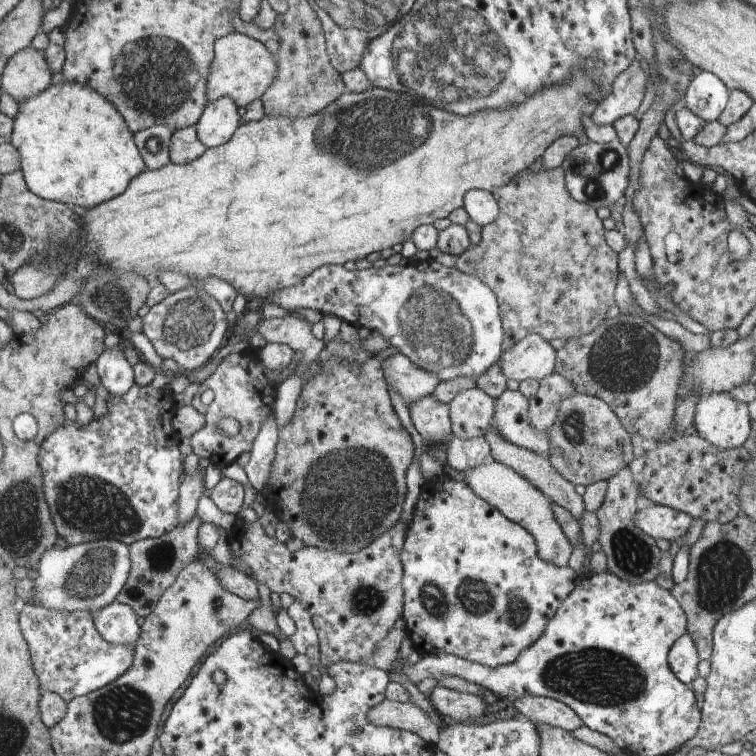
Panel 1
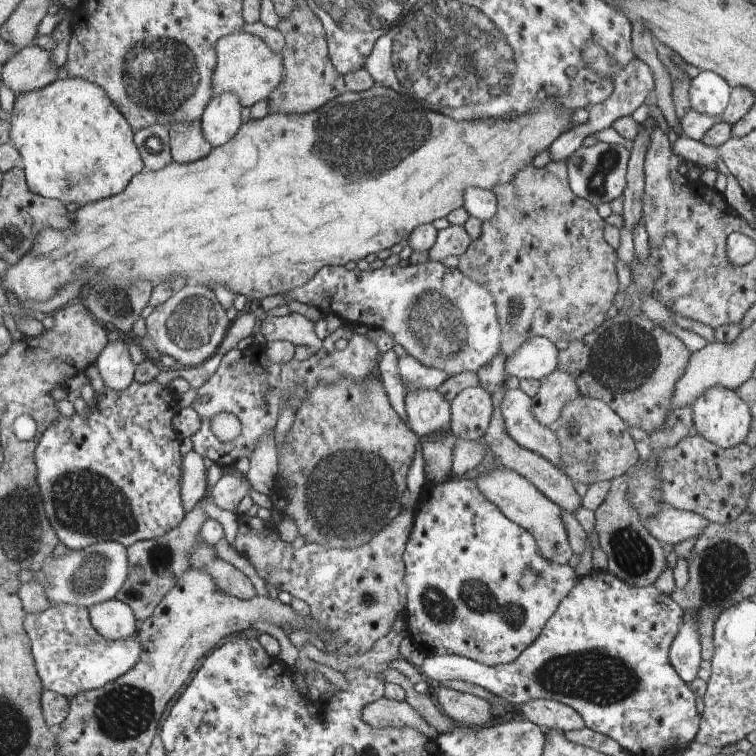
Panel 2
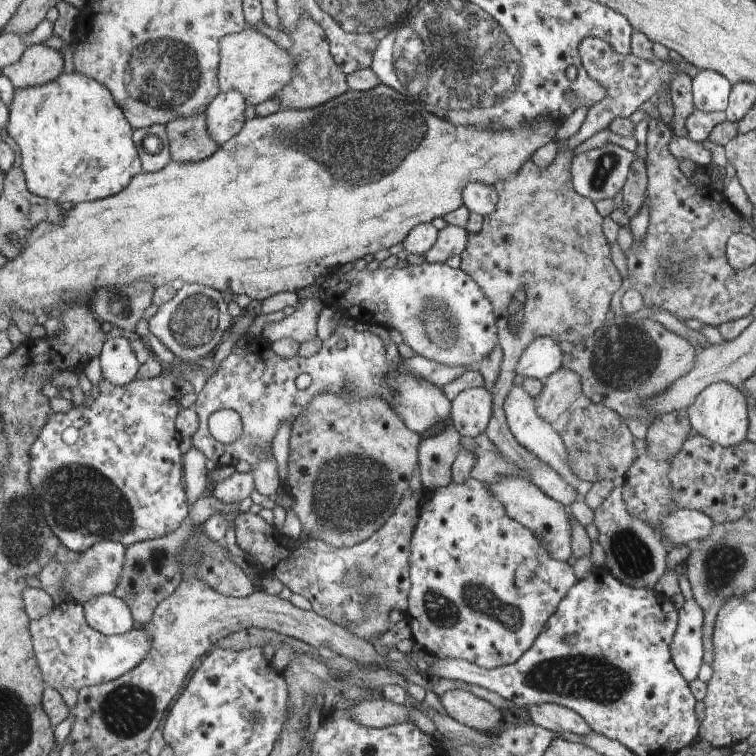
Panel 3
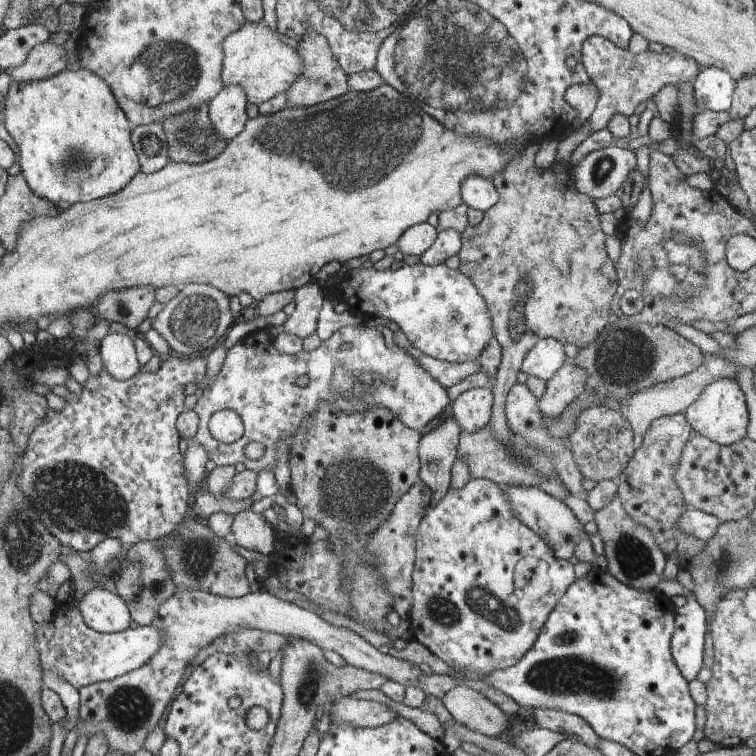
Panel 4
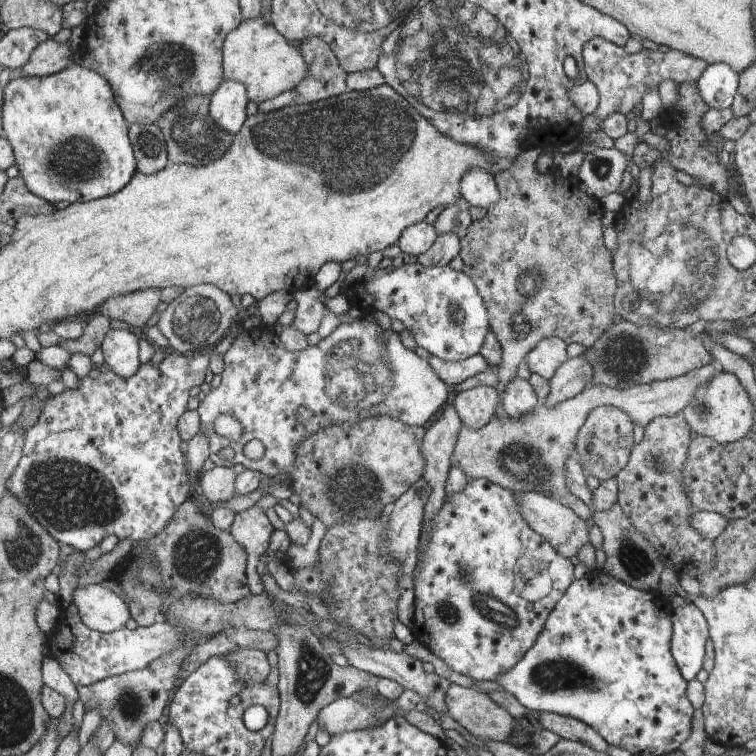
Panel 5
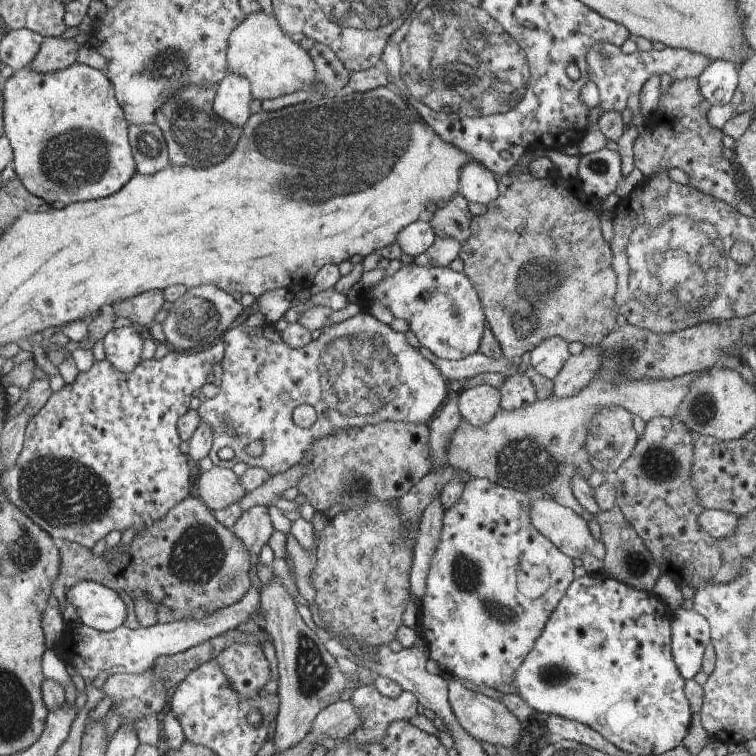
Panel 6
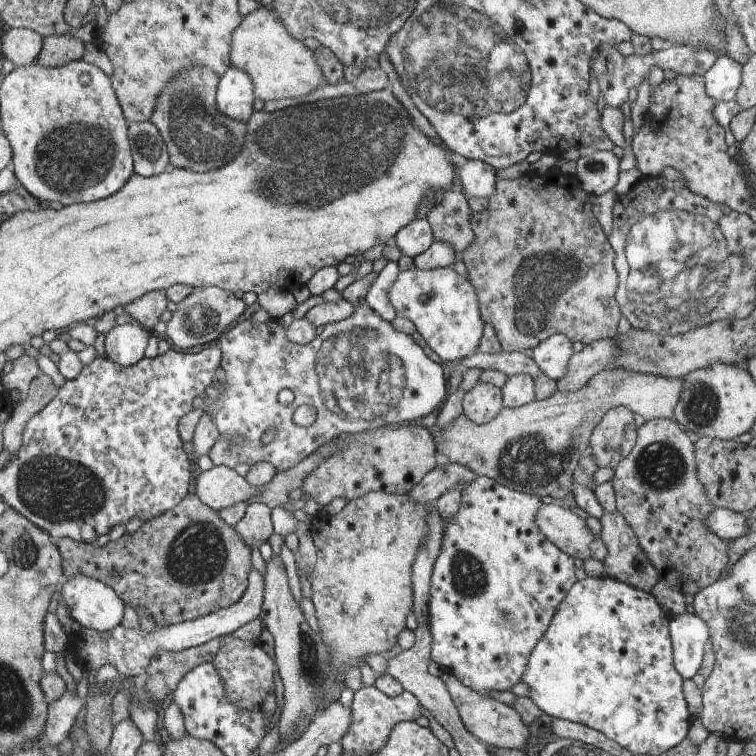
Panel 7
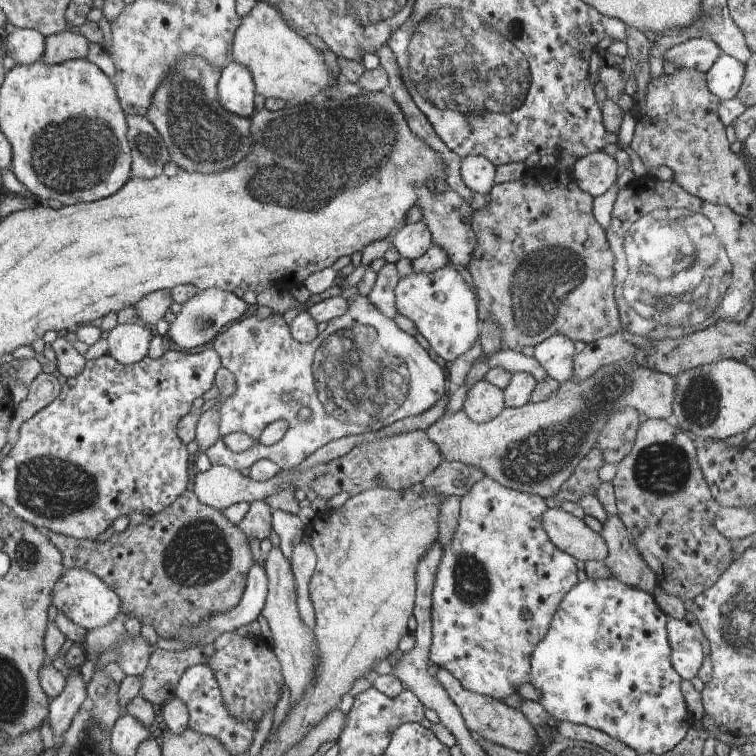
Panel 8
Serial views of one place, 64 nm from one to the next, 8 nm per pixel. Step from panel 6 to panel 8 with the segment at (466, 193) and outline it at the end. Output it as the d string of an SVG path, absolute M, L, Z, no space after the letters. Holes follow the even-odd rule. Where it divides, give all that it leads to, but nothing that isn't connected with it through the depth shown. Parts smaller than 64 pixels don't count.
M470 155L462 158L462 176L464 184L472 192L488 194L495 185L494 163L486 156Z

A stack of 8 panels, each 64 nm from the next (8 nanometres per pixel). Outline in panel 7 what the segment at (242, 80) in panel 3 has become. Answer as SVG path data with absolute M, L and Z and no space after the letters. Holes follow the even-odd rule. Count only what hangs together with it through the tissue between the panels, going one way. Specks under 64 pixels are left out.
M262 5L243 18L243 23L232 36L230 62L231 67L242 69L255 82L255 96L264 103L270 100L300 99L318 85L326 84L326 77L314 52L284 30L278 18L274 20L274 12Z

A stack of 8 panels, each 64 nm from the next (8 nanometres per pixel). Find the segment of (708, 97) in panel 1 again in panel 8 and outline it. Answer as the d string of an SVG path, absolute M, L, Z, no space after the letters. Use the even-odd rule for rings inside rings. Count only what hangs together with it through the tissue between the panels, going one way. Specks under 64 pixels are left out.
M723 52L706 73L710 92L721 101L736 97L742 86L745 70L746 63Z

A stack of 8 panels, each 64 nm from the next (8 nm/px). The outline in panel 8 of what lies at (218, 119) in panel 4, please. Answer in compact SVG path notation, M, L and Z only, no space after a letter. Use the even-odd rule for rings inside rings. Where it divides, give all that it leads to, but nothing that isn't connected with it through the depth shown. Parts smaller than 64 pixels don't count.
M228 63L219 79L219 102L236 116L250 117L254 112L254 74L246 65Z

